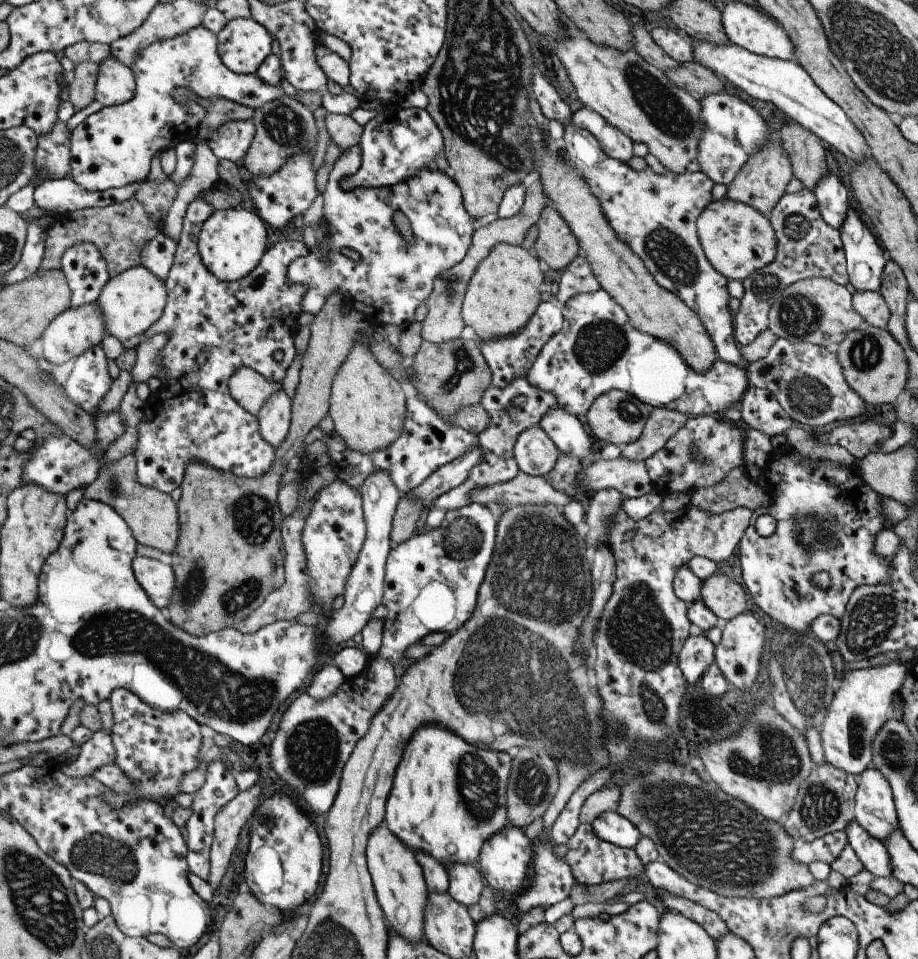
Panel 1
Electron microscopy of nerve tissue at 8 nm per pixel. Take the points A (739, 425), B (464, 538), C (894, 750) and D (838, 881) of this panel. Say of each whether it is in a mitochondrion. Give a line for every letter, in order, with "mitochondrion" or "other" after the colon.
A: other
B: mitochondrion
C: mitochondrion
D: other

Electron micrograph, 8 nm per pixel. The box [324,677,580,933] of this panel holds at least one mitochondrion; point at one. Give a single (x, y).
(477, 781)

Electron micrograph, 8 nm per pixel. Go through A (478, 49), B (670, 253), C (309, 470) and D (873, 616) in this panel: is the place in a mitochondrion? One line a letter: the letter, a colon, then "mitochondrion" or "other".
A: mitochondrion
B: mitochondrion
C: other
D: mitochondrion

